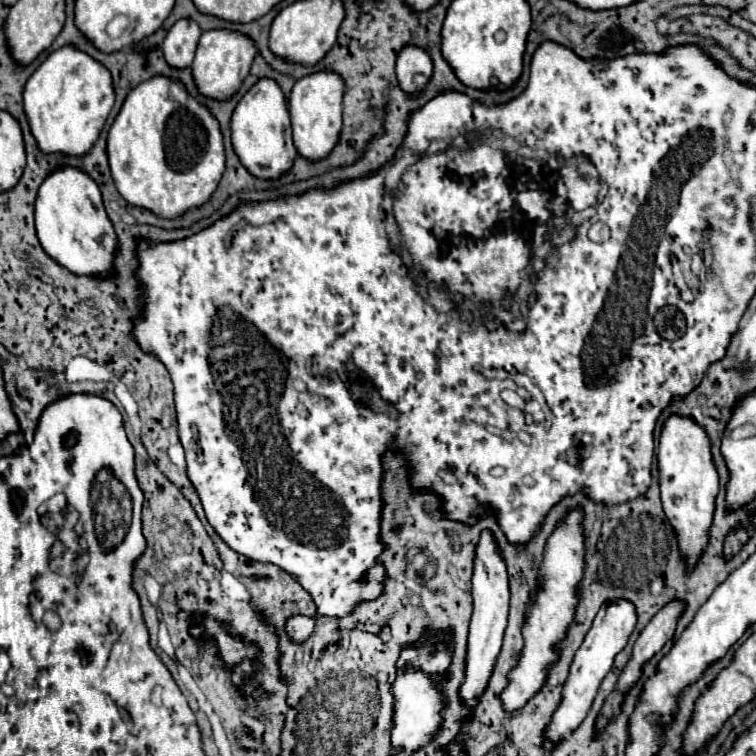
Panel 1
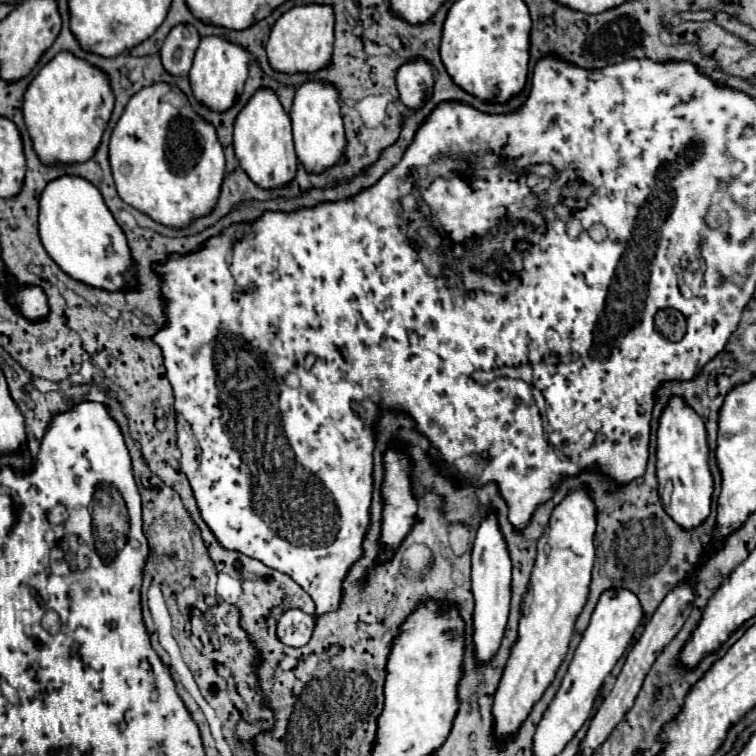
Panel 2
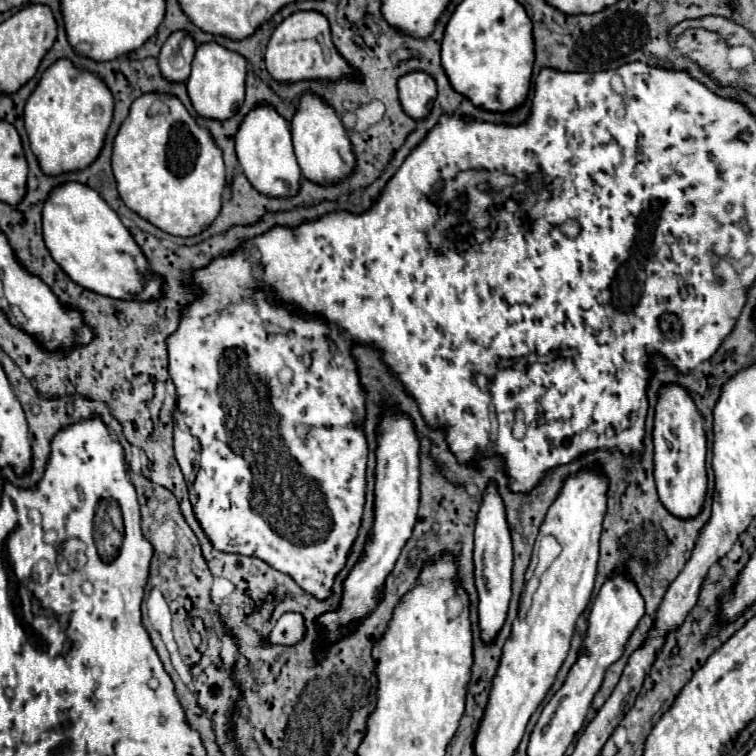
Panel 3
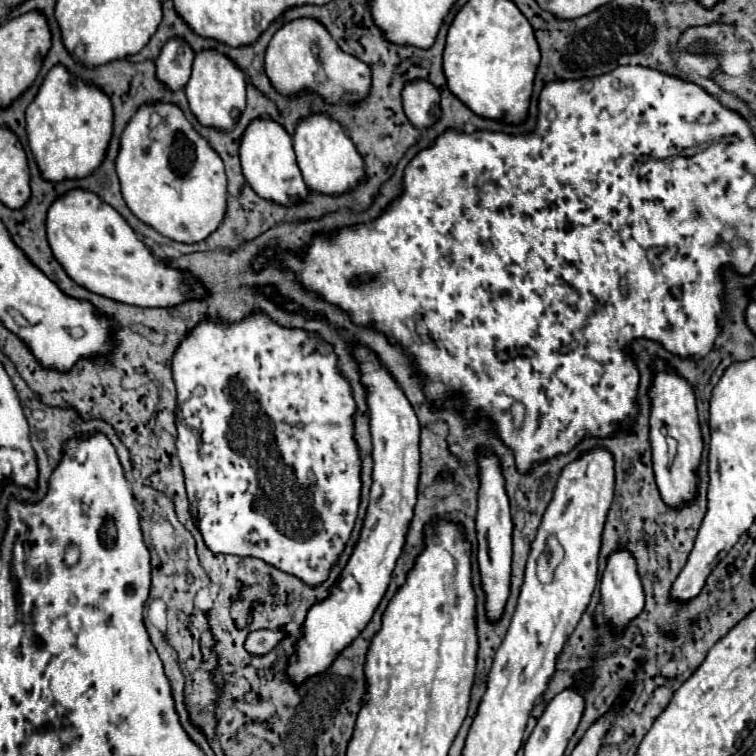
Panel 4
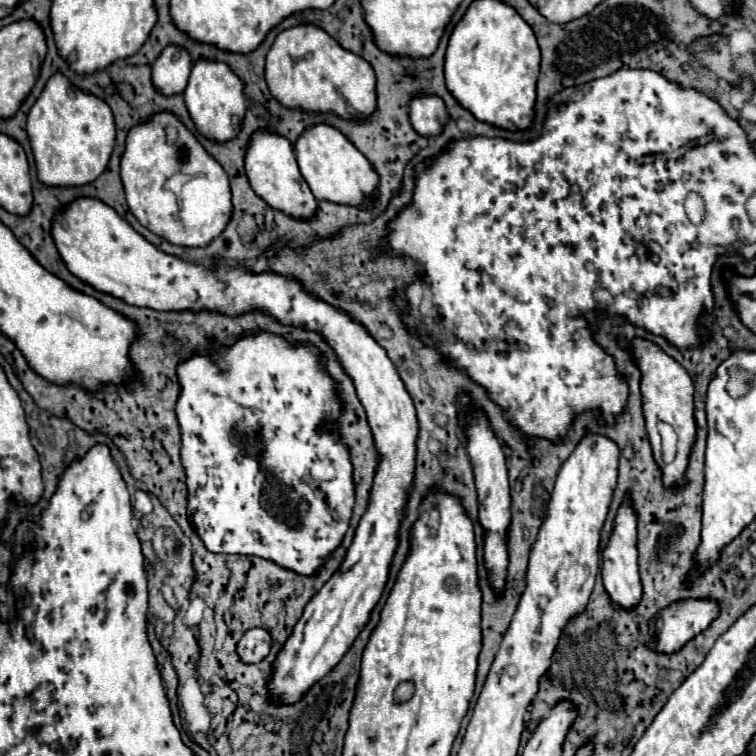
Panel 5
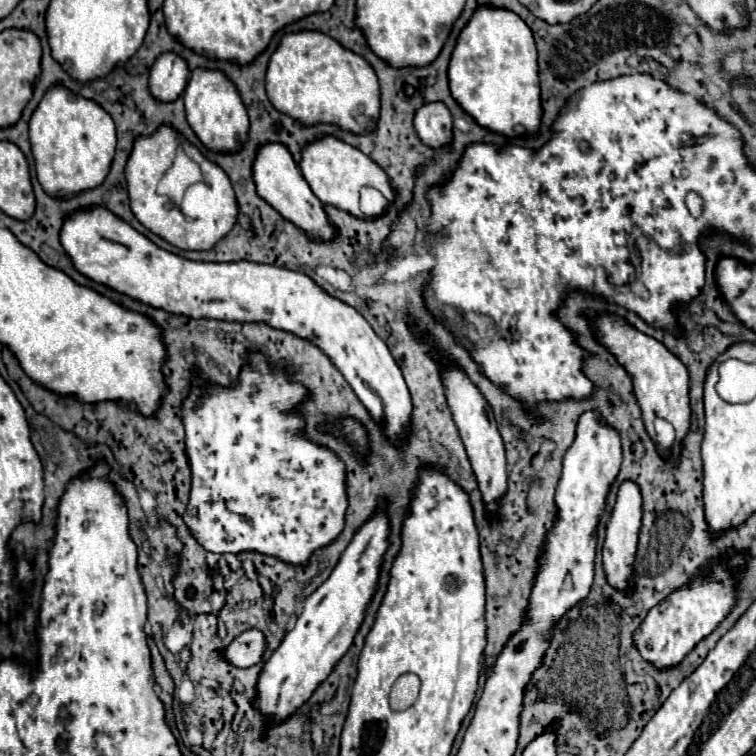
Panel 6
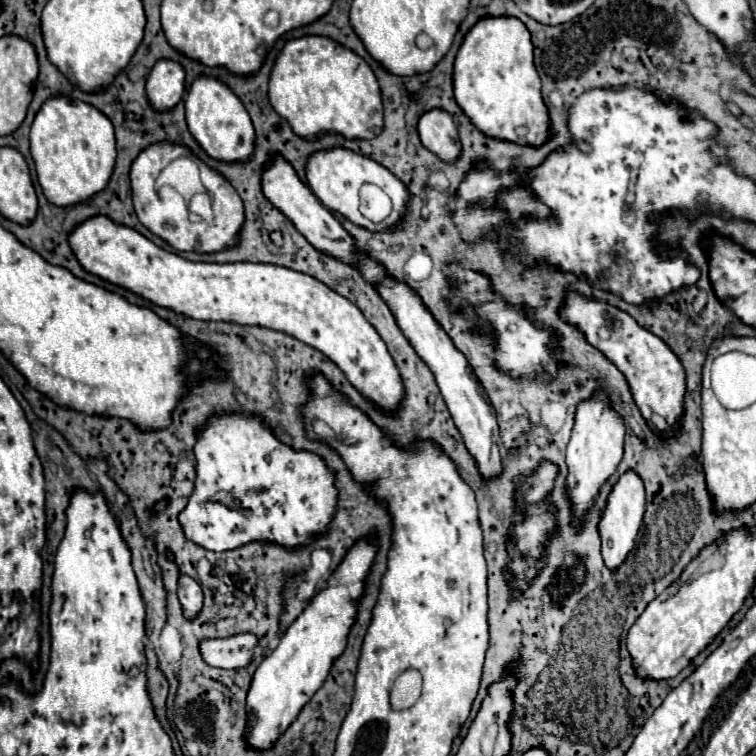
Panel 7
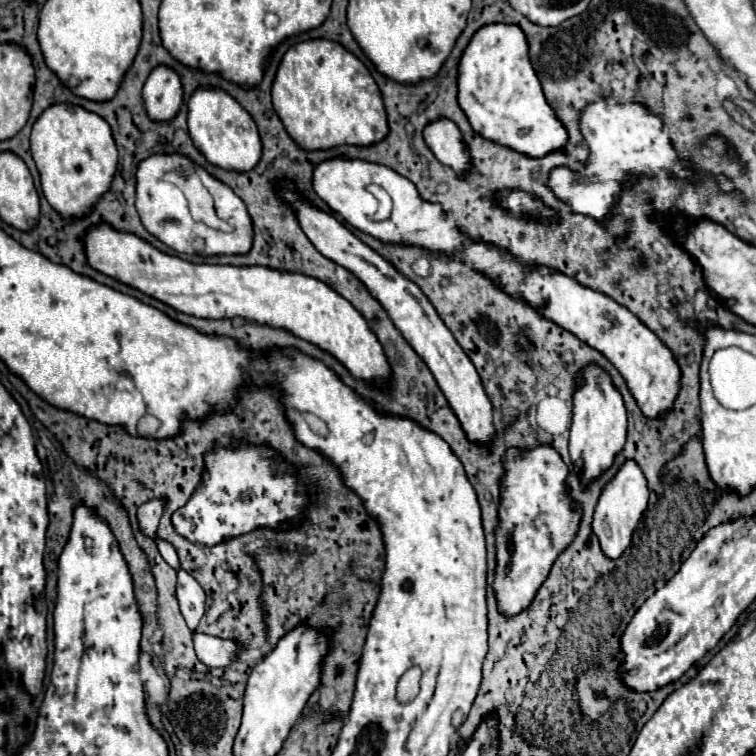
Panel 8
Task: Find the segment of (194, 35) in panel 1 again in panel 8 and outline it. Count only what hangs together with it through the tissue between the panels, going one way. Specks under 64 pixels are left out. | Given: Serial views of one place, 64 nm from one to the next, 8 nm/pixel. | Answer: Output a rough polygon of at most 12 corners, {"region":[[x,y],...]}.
{"region":[[174,70],[148,76],[144,108],[154,122],[172,120],[182,104]]}

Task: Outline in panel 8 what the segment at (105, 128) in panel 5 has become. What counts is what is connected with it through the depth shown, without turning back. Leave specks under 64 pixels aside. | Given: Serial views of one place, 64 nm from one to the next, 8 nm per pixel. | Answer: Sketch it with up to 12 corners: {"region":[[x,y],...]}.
{"region":[[50,106],[32,128],[42,192],[64,220],[110,190],[108,122]]}

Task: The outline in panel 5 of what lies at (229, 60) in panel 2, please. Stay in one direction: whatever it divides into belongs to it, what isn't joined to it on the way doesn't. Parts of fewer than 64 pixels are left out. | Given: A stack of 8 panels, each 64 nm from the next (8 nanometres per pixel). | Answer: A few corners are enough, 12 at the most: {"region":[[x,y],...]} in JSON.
{"region":[[196,62],[184,102],[196,130],[230,142],[246,114],[240,78]]}

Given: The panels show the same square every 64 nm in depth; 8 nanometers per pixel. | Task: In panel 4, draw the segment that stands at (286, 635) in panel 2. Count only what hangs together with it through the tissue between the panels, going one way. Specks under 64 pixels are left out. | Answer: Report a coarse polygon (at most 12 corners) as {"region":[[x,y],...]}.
{"region":[[254,630],[244,648],[252,656],[268,654],[282,630]]}

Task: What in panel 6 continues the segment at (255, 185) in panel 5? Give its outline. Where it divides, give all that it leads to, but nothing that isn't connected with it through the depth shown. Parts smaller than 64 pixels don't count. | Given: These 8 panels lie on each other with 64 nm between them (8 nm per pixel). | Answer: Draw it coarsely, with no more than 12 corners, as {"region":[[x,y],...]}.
{"region":[[266,144],[254,182],[286,220],[314,242],[336,238],[284,144]]}

